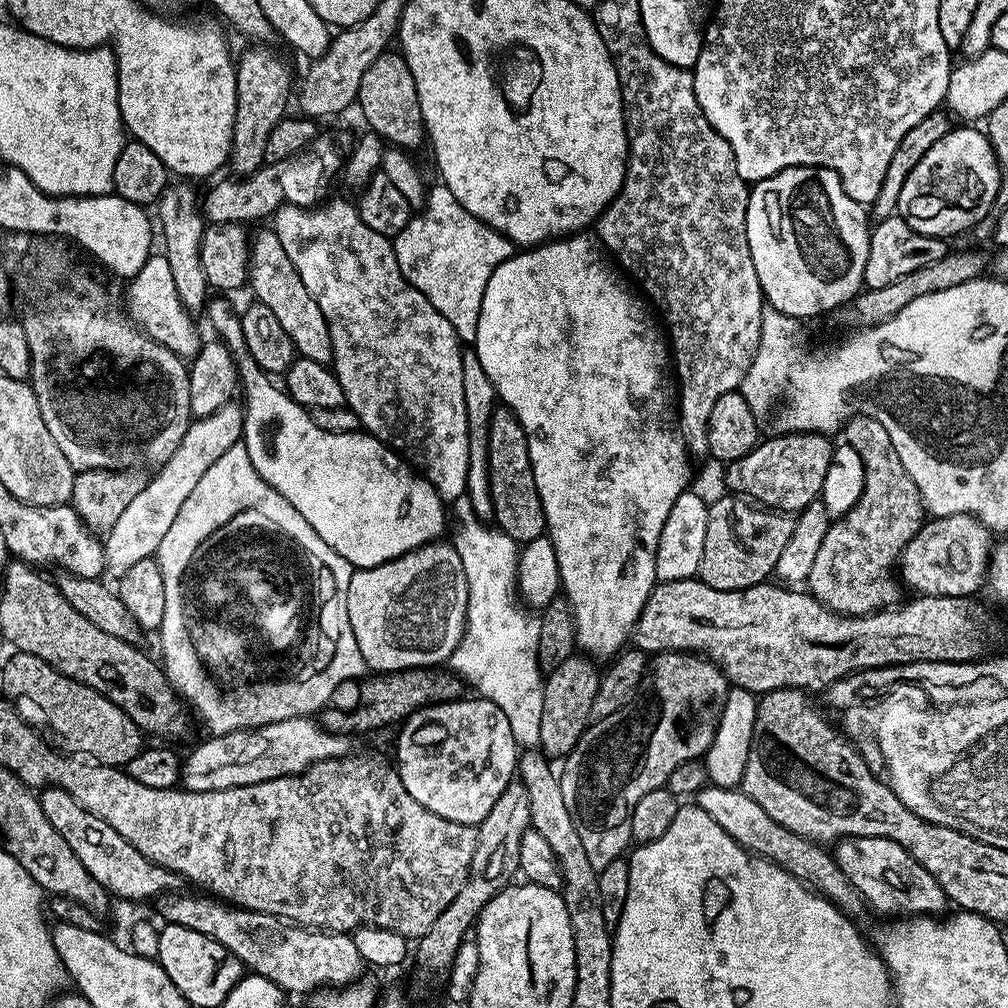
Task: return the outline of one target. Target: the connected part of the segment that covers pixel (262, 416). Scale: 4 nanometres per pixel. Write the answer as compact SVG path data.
M209 299L206 305L206 315L212 323L212 328L217 337L223 340L224 345L232 352L236 360L236 375L239 387L244 392L242 407L244 409L244 434L242 443L246 446L246 454L250 462L254 462L254 470L306 522L314 526L314 534L334 550L334 554L342 554L346 562L352 564L353 569L373 568L379 564L390 562L407 552L413 552L423 544L430 544L441 539L444 532L445 501L430 486L430 482L417 473L416 469L409 466L401 457L397 456L387 444L383 444L376 436L369 436L363 430L356 432L327 432L313 413L304 405L294 402L288 397L287 392L279 383L272 384L273 377L263 372L250 358L246 350L246 338L242 338L240 317L227 304L227 299Z

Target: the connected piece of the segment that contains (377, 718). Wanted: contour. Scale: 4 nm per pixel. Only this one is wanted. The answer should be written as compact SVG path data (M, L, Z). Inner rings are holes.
M440 666L431 668L404 668L401 672L372 674L359 681L360 705L353 712L343 712L335 706L328 706L319 713L319 723L330 732L353 734L352 732L372 732L386 724L397 725L408 719L419 708L430 704L443 704L446 700L458 700L465 695L466 684L452 670Z

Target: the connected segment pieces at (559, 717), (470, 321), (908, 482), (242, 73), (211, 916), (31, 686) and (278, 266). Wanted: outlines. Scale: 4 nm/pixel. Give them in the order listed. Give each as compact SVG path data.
M573 654L552 672L547 673L543 681L544 699L542 707L541 738L539 751L548 758L563 758L574 750L582 738L585 728L593 719L594 698L600 689L601 669L596 669L593 661L584 654Z
M436 182L427 189L424 207L392 240L392 249L406 282L426 294L430 306L454 326L461 341L475 341L486 282L502 262L514 255L512 241L474 218L443 182Z
M853 416L842 429L842 440L858 453L862 469L862 494L845 516L831 521L814 559L814 566L810 569L806 588L814 599L822 602L831 612L838 612L842 616L866 616L869 612L889 607L897 599L895 596L899 594L901 585L894 575L894 569L910 538L914 538L914 534L918 534L926 522L926 509L918 486L914 486L914 478L906 474L906 466L902 466L902 458L898 458L898 450L894 450L890 434L886 434L886 426L882 426L875 416Z
M256 42L235 61L236 65L236 109L234 110L234 138L230 168L237 177L253 176L265 165L266 141L270 130L285 119L290 101L294 96L294 78L288 64L267 43Z
M211 894L180 895L159 897L161 921L186 926L198 930L198 934L206 934L206 938L214 938L214 942L226 946L230 954L239 958L249 973L270 979L288 994L311 994L325 986L343 988L353 980L361 979L363 972L360 971L366 968L351 935L301 928L268 912L237 908Z
M16 652L5 664L2 672L3 697L13 704L16 712L23 720L31 724L32 727L47 732L50 730L54 734L52 737L55 747L66 754L73 754L86 757L99 764L106 764L112 767L125 767L137 754L144 749L144 734L140 728L130 718L125 711L122 711L116 703L110 702L102 694L98 694L92 687L62 674L56 668L50 666L37 655Z
M271 227L264 228L253 235L248 250L248 284L255 299L266 306L281 323L282 330L289 334L299 357L310 358L319 364L329 365L333 356L333 342L330 341L329 327L322 310L318 310L318 302L310 298L310 290L306 290L302 278L298 278L298 270L294 270L294 262L290 262L282 241Z

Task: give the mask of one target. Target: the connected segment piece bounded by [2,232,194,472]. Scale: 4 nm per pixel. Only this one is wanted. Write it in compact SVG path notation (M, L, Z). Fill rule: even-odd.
M13 232L4 237L6 238L2 264L10 273L10 280L15 291L17 288L20 292L48 292L41 304L25 310L24 316L22 315L22 323L26 330L26 343L30 346L30 362L32 363L30 383L38 398L38 410L42 410L42 422L46 422L46 430L50 430L54 442L58 442L58 450L62 450L62 454L66 454L72 468L81 472L95 468L109 470L140 470L140 467L148 468L147 470L161 468L170 458L170 454L174 454L174 450L178 450L178 442L182 442L182 434L186 434L189 424L194 419L190 410L190 382L185 361L181 360L179 356L175 356L164 344L159 344L157 340L151 340L145 332L141 332L131 320L126 318L125 313L119 307L117 307L118 309L112 308L111 302L105 300L90 281L82 281L81 289L64 288L64 271L68 268L68 256L56 245L59 243L48 238L41 238L39 235L20 232Z

